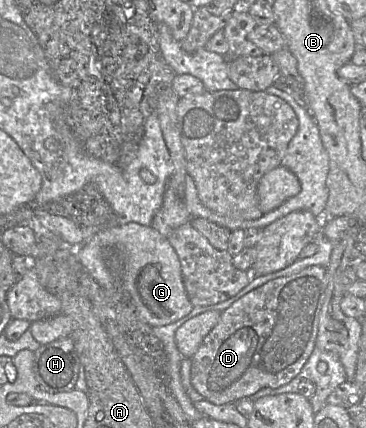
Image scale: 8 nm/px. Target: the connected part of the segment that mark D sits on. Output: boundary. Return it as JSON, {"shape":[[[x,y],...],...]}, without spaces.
{"shape":[[[312,265],[298,273],[272,279],[236,300],[221,313],[217,325],[191,357],[193,388],[205,400],[224,405],[236,403],[264,388],[275,389],[288,384],[301,372],[316,346],[326,287],[327,267]]]}

